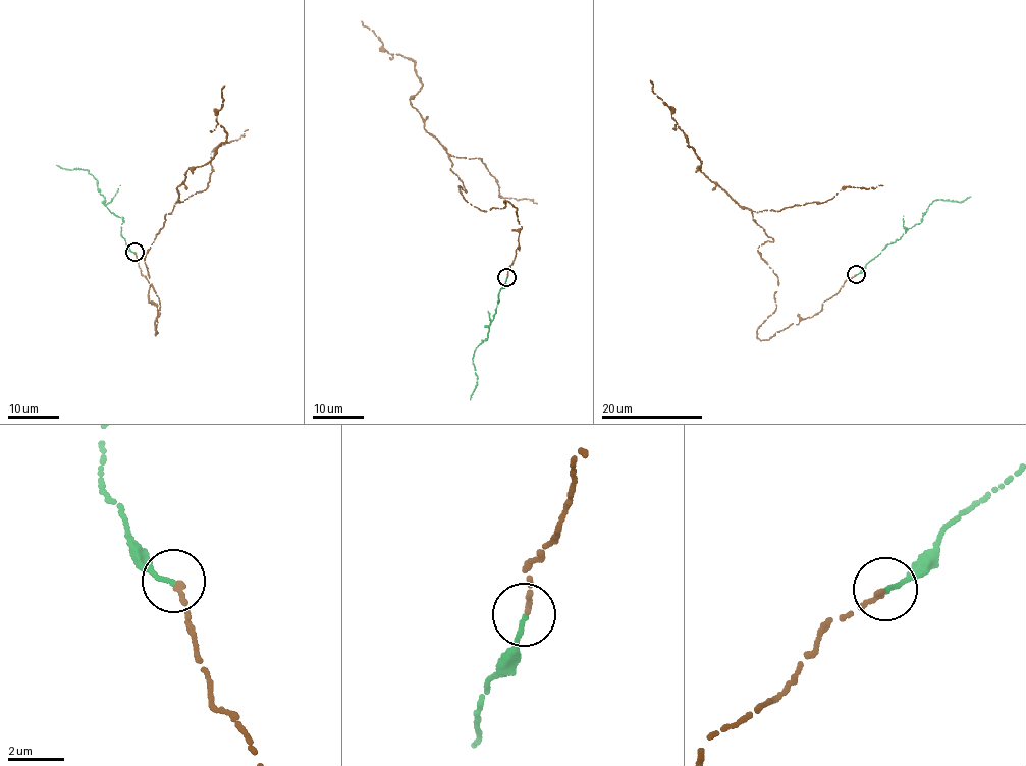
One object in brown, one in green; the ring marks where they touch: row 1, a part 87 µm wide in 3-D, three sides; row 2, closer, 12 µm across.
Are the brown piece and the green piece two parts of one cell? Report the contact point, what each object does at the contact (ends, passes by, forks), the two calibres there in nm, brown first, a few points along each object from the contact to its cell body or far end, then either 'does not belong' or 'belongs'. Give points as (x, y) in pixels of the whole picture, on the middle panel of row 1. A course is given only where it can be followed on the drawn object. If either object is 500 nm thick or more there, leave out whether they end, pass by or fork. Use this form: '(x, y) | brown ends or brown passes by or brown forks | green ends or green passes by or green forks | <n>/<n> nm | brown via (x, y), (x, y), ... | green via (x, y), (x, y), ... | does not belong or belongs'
(506, 277) | brown ends | green ends | 190/160 nm | brown via (506, 277), (517, 209), (463, 197), (446, 149), (410, 104), (422, 83), (415, 62), (361, 20) | green via (506, 277), (498, 295), (493, 320), (488, 326), (487, 337), (474, 352), (473, 364), (478, 378), (470, 399) | belongs

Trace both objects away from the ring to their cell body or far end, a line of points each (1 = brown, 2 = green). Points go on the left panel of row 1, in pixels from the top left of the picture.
1: (134, 252), (159, 311), (155, 334), (159, 301), (145, 257), (185, 171), (226, 141), (216, 120), (224, 85)
2: (134, 252), (130, 251), (121, 235), (121, 217), (110, 212), (95, 177), (87, 170), (66, 169), (57, 165)

